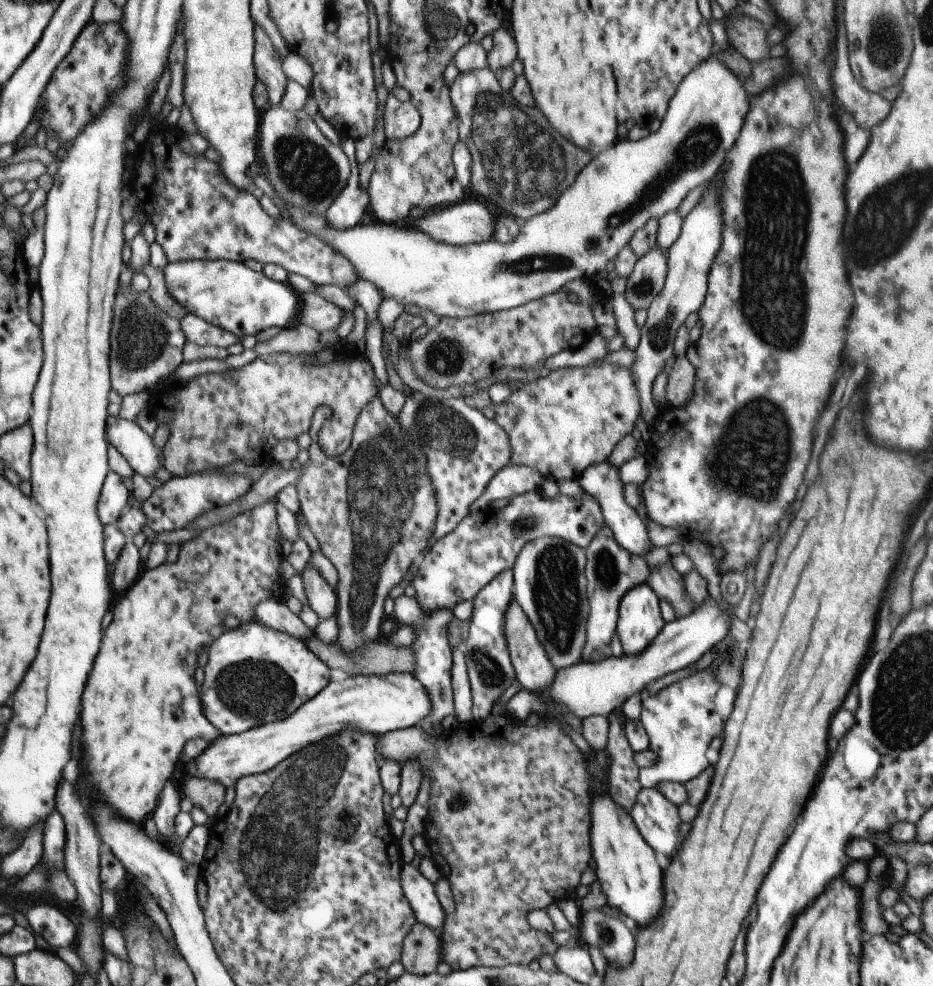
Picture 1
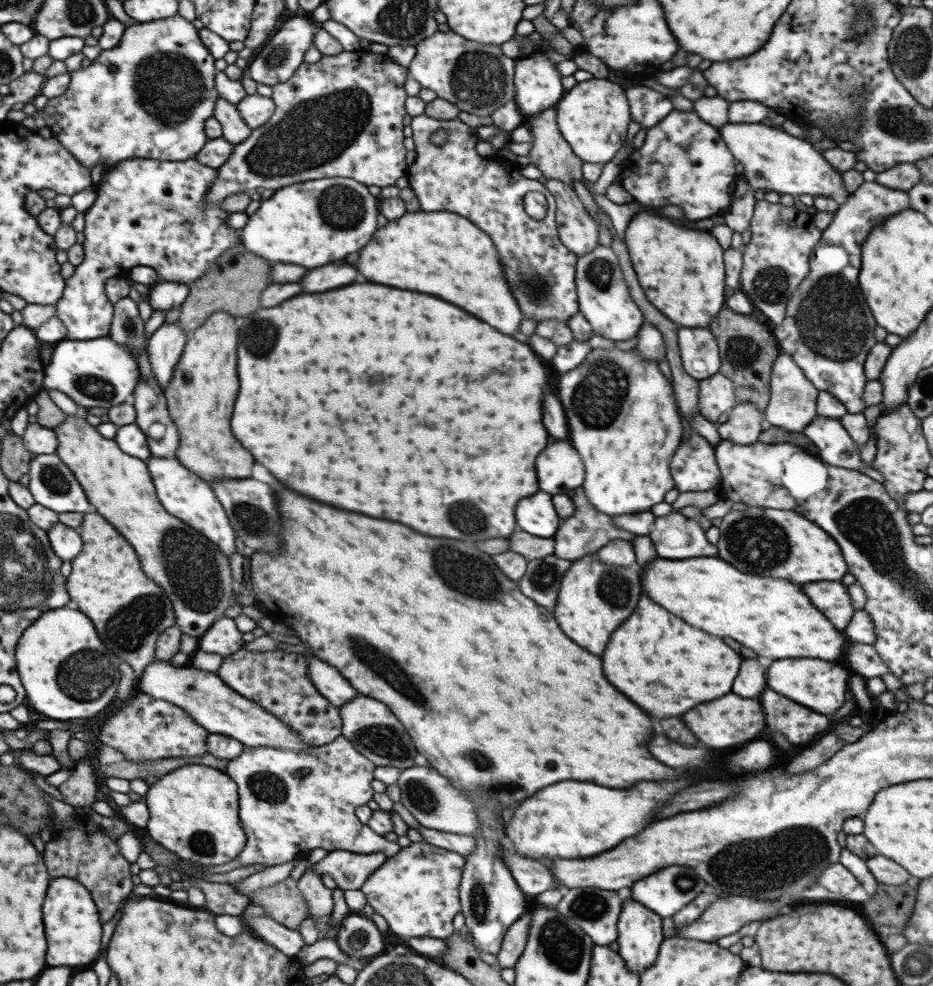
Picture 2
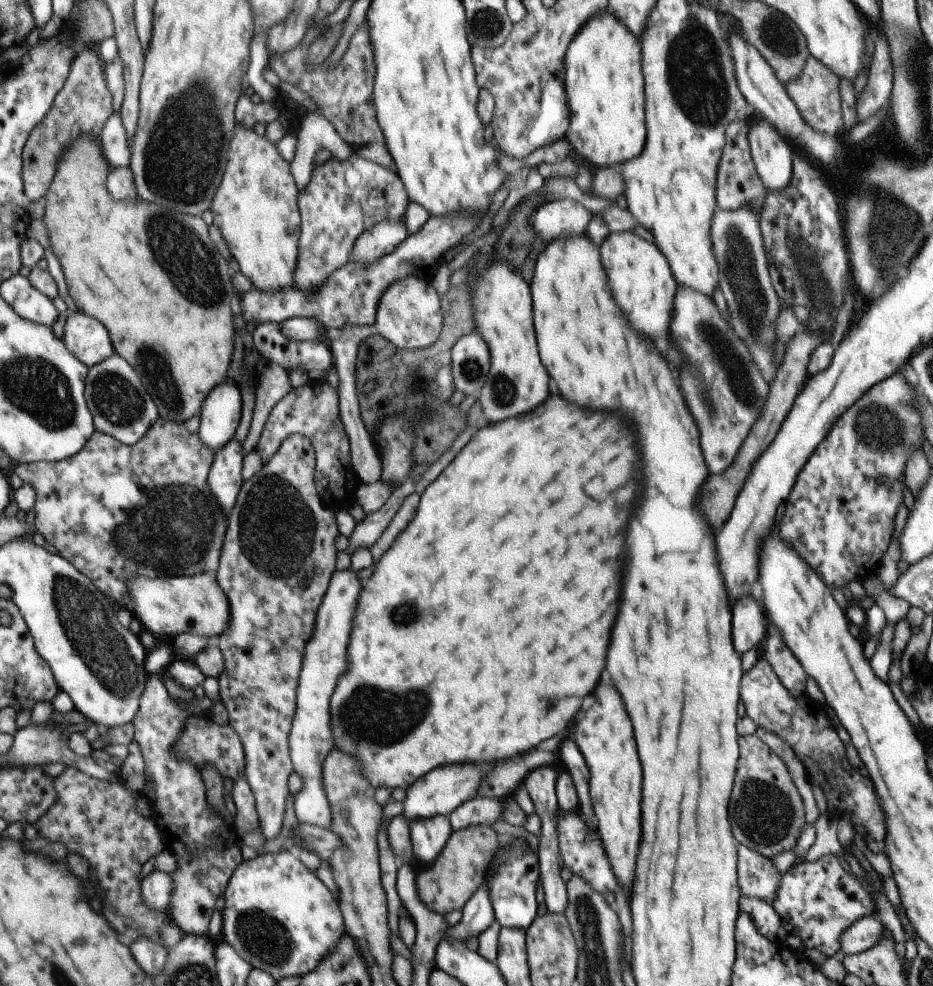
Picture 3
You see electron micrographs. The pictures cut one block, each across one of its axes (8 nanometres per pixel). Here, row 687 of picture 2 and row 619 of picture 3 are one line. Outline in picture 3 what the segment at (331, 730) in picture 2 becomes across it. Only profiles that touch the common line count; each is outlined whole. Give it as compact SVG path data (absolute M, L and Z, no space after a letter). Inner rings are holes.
M292 433L288 435L283 442L279 444L275 454L271 456L267 462L256 472L250 479L242 481L241 488L229 510L227 517L227 526L223 537L221 554L219 555L218 569L215 578L217 584L223 590L229 602L229 624L225 628L225 632L218 636L216 646L219 648L223 656L223 672L217 676L218 682L218 698L222 702L227 711L228 724L235 730L236 736L241 740L243 746L243 754L245 754L245 770L244 779L247 781L249 788L255 800L255 810L257 810L257 820L259 820L259 830L263 834L264 840L273 840L279 836L281 832L281 820L283 820L283 810L285 806L285 798L288 794L287 777L293 770L291 758L289 758L289 728L295 714L295 690L297 690L297 678L299 678L299 668L301 668L301 660L303 660L303 648L311 638L313 632L313 624L315 624L315 612L321 604L321 599L325 594L329 584L331 574L335 571L335 547L334 540L339 533L337 532L337 524L331 510L327 510L320 502L320 498L316 492L314 477L314 450L306 436Z

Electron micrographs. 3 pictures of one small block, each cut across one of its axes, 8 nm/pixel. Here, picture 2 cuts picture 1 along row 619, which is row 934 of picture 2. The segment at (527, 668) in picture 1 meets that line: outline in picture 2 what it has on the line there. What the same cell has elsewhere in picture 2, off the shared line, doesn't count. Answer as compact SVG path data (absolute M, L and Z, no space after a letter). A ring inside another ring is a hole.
M530 912L523 913L503 935L499 952L495 955L499 968L513 968L525 948L529 931Z

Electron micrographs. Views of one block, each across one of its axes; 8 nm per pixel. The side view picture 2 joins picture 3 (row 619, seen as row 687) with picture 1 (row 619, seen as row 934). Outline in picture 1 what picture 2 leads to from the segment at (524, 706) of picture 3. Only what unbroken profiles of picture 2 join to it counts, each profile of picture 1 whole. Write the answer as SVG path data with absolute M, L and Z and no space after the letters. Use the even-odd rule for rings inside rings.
M512 570L494 576L472 600L473 610L468 619L467 638L463 641L466 671L472 696L472 720L477 722L489 716L496 699L516 678L504 635L504 612L512 597Z

